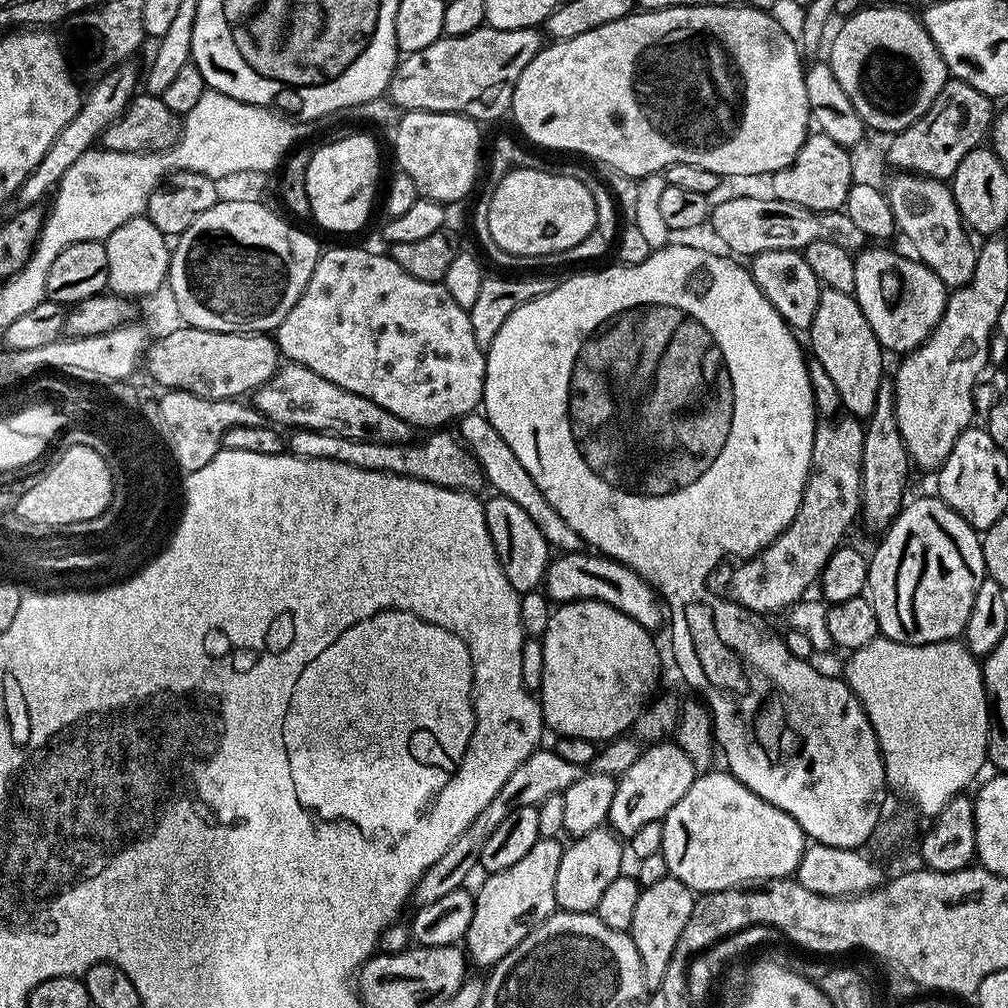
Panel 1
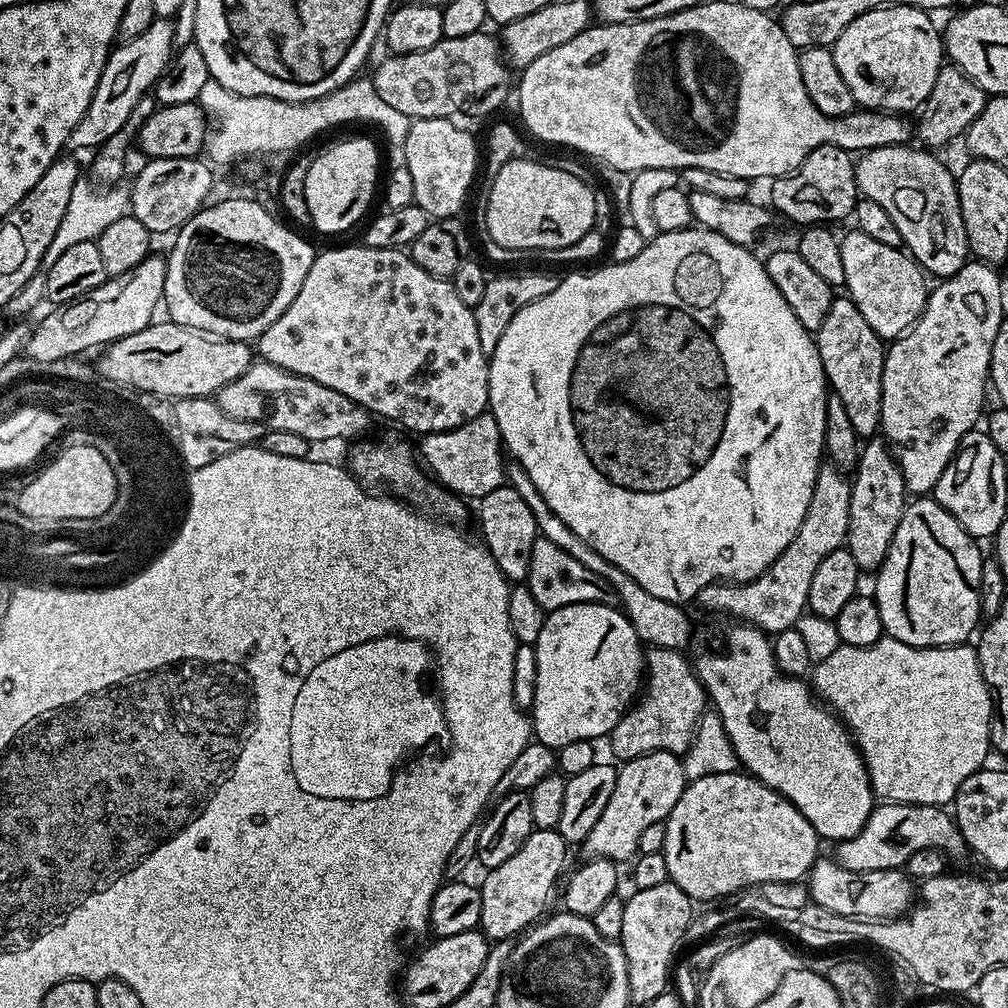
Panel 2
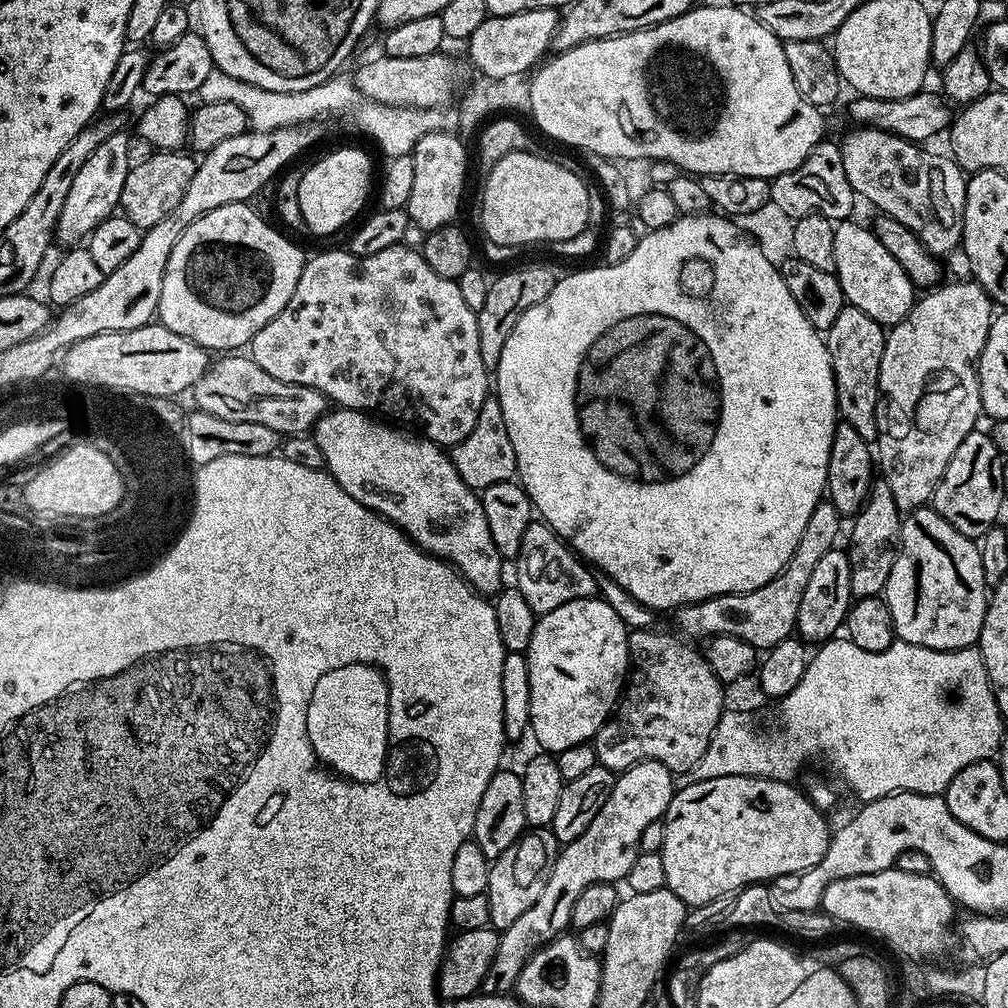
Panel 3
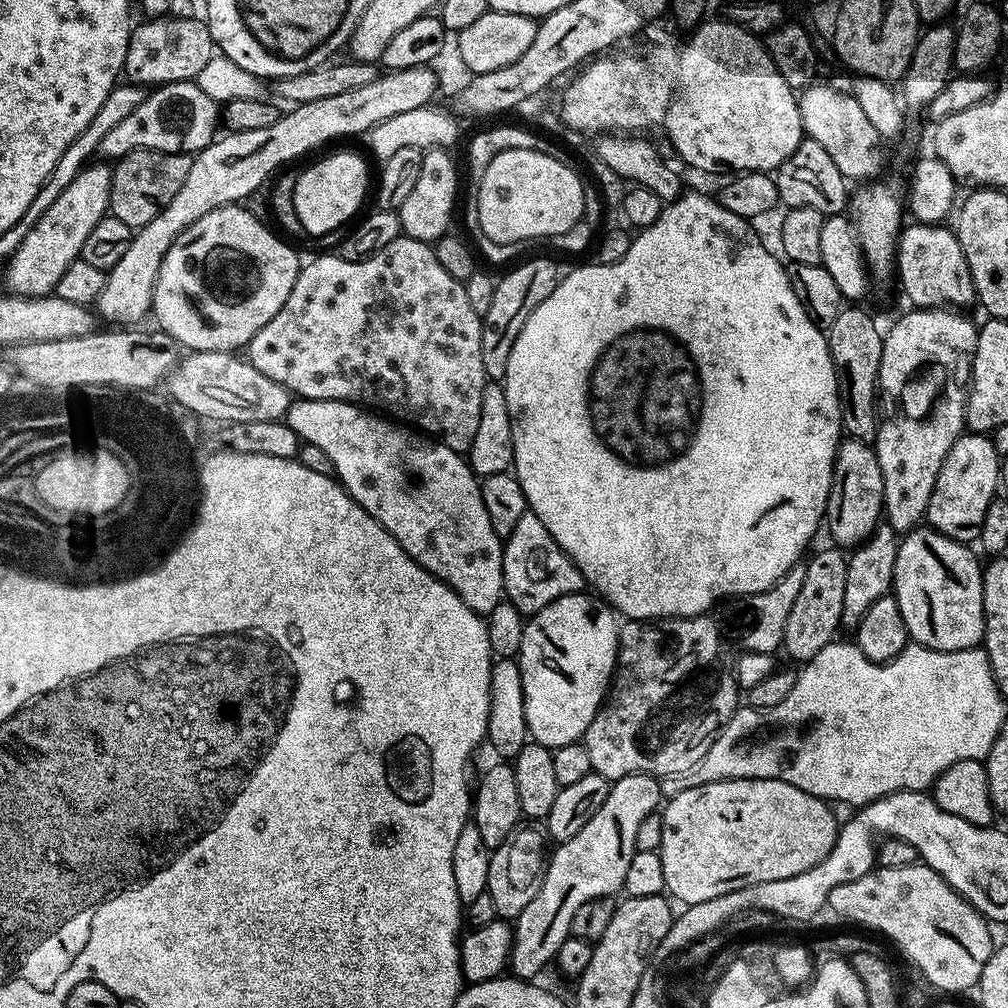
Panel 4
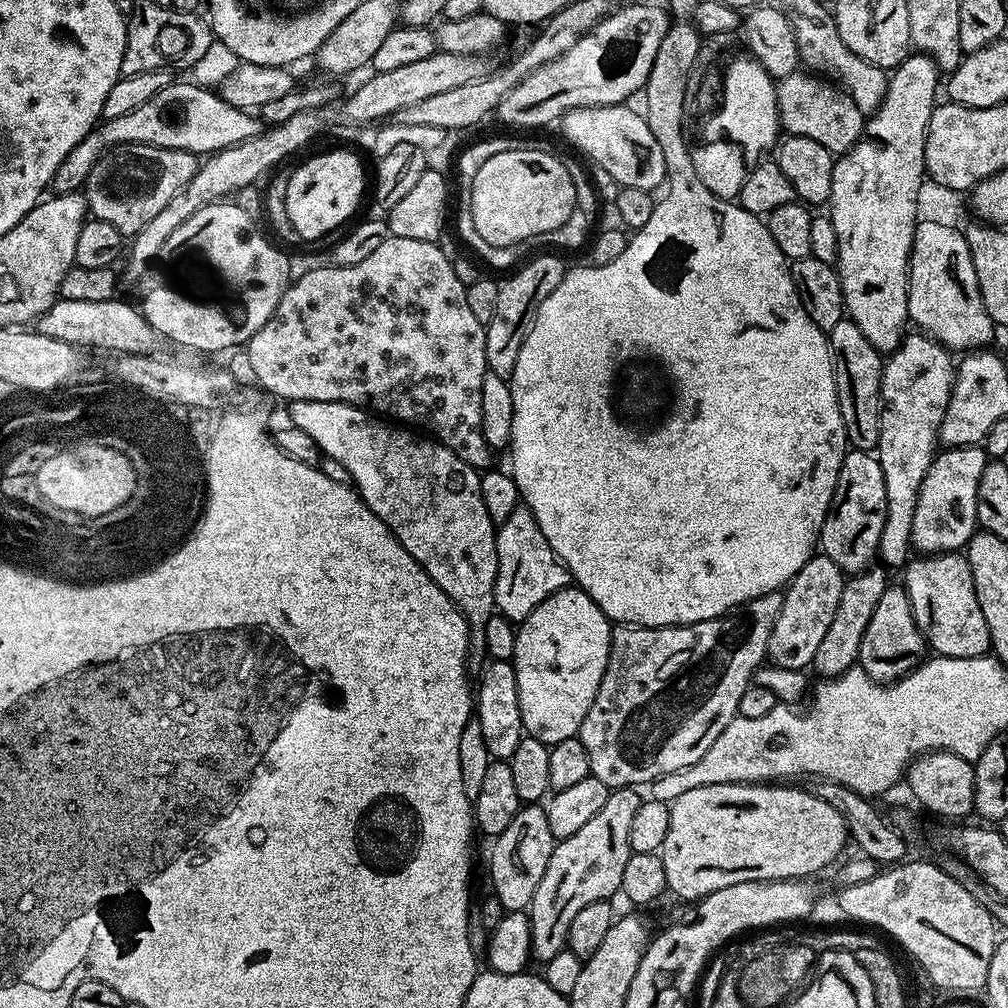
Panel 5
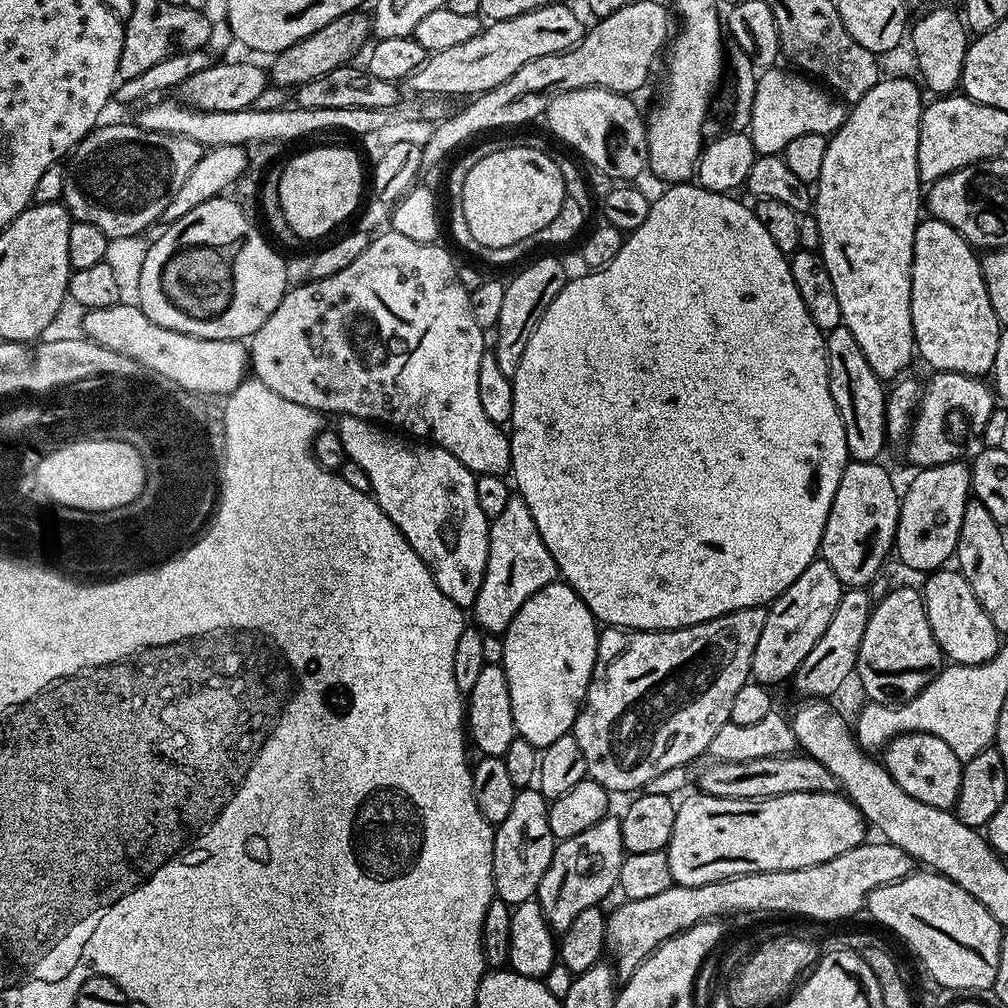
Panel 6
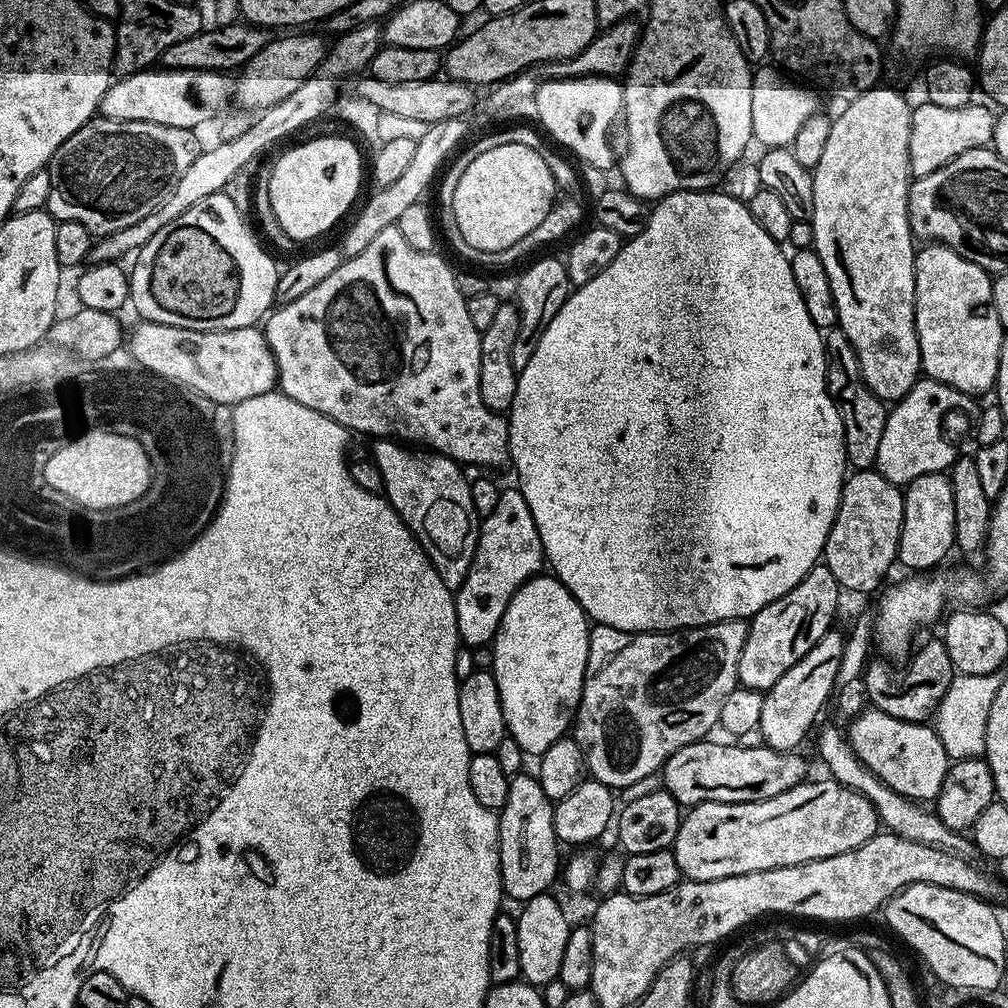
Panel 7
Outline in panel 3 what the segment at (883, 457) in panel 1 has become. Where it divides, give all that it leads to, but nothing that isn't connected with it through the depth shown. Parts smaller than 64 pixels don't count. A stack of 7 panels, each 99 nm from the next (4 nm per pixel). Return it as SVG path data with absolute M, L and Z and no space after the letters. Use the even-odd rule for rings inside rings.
M883 478L877 479L863 506L851 521L852 533L849 534L846 545L850 562L850 590L853 597L880 596L883 593L900 543L901 519L902 513L894 502L894 494L890 494L890 486L886 486Z

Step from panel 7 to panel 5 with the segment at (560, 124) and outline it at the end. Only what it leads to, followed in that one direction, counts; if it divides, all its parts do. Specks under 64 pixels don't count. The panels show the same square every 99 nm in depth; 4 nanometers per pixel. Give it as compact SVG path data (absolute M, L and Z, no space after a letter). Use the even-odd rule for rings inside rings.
M623 103L571 109L562 117L564 136L582 155L589 156L595 167L604 168L621 188L652 192L665 183L666 158L662 146L658 146L658 138L650 134L643 115L630 107Z

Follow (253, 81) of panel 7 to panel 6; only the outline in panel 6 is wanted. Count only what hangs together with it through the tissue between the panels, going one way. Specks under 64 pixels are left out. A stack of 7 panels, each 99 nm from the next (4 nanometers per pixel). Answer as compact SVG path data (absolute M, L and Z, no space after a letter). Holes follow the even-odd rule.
M357 10L342 14L334 18L334 22L322 26L322 30L310 34L310 38L302 38L302 42L294 42L294 46L275 53L273 60L276 61L273 62L272 68L270 67L271 83L277 84L280 88L292 90L310 82L310 78L330 74L330 70L338 70L342 65L349 63L353 59L352 55L360 47L363 49L369 40L369 17L363 11Z

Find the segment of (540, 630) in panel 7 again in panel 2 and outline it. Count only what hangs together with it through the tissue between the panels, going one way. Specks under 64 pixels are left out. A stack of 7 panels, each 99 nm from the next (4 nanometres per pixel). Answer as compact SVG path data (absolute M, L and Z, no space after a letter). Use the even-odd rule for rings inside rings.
M599 602L555 608L545 615L534 647L538 658L538 682L530 719L535 739L559 750L562 746L570 746L570 742L596 742L599 736L607 737L637 699L646 672L646 652L628 617L619 607Z

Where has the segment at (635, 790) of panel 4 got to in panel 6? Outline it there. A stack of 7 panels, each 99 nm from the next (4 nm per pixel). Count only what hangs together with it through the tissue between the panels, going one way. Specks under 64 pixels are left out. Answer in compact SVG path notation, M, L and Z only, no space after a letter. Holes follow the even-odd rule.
M609 814L598 821L590 830L574 834L574 838L559 841L552 855L546 874L542 874L540 889L535 899L540 901L546 914L546 922L553 933L559 934L582 914L582 910L595 908L611 894L620 883L620 871L626 853L622 842L622 830L619 819Z

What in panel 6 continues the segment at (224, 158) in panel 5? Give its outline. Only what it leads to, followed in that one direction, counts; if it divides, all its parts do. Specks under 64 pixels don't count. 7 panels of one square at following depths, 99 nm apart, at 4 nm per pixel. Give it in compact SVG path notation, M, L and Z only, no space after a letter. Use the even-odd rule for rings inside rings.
M549 2L546 6L518 14L514 18L491 21L481 27L474 38L462 42L462 46L449 46L446 50L429 54L426 62L422 62L422 66L408 76L406 88L420 98L480 96L496 86L502 86L502 82L539 56L557 55L575 47L583 39L585 31L586 24L580 21L574 9Z

